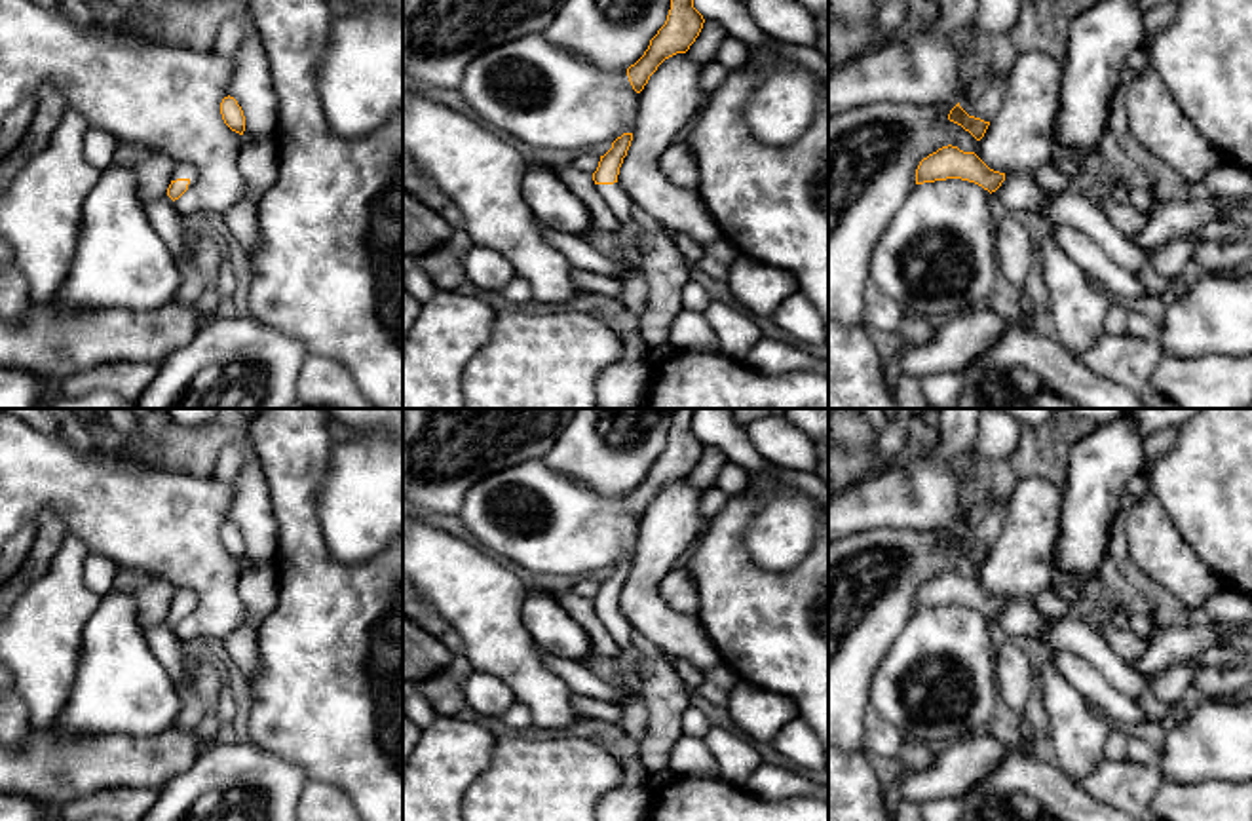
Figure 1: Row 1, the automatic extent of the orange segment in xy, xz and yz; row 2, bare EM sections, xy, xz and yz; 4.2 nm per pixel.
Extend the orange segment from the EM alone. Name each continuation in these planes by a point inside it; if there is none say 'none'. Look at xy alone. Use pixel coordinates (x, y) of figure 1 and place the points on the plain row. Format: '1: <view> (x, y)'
1: xy (183, 595)

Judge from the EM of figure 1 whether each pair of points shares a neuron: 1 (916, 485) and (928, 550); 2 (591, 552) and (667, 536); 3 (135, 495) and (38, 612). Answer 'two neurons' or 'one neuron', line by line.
1: two neurons
2: two neurons
3: two neurons

